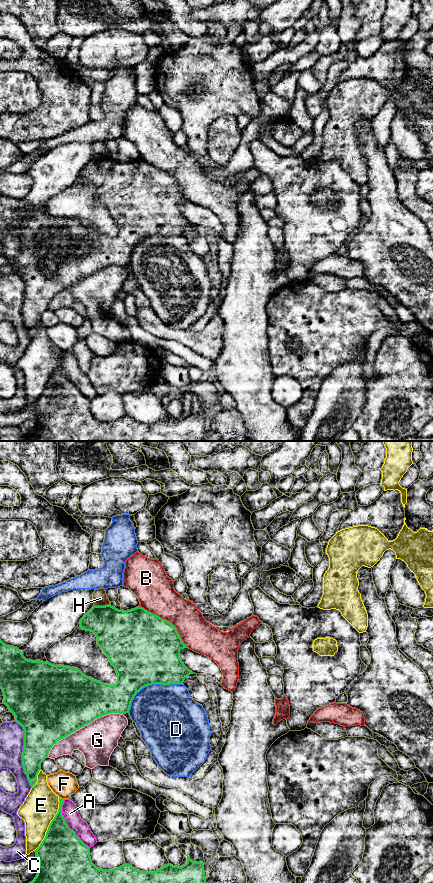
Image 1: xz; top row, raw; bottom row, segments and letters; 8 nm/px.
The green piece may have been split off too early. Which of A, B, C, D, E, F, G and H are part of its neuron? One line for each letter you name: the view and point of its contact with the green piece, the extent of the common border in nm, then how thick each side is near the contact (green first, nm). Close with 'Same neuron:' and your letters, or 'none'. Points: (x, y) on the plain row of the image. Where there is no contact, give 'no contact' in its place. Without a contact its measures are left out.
Same neuron: none

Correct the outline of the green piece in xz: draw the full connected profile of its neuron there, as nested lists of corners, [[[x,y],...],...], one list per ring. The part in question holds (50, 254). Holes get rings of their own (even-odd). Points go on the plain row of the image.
[[[111,156],[93,158],[79,176],[83,182],[96,187],[97,197],[116,222],[116,236],[94,232],[75,219],[28,212],[17,199],[0,192],[3,255],[24,281],[22,317],[31,339],[37,334],[41,315],[48,310],[49,303],[59,292],[101,268],[129,265],[134,248],[145,238],[183,236],[185,230],[193,226],[180,211],[180,202],[188,199],[176,179],[142,159],[123,163]]]

